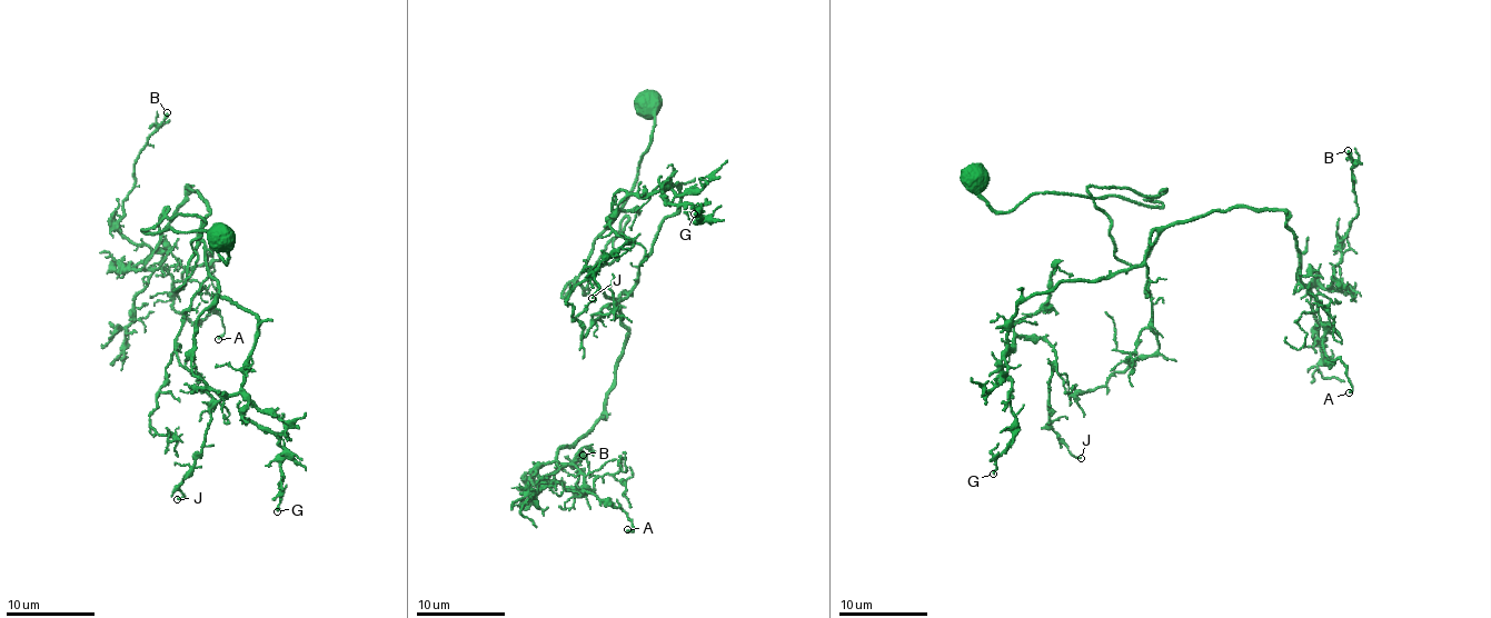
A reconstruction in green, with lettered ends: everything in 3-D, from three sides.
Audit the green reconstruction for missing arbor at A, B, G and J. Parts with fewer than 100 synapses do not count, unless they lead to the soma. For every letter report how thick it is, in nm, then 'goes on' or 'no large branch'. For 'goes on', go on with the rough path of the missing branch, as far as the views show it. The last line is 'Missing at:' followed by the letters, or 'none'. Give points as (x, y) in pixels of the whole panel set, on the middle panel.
A: 140 nm thick; no large branch
B: 180 nm thick; no large branch
G: 150 nm thick; no large branch
J: 100 nm thick; no large branch
Missing at: none

